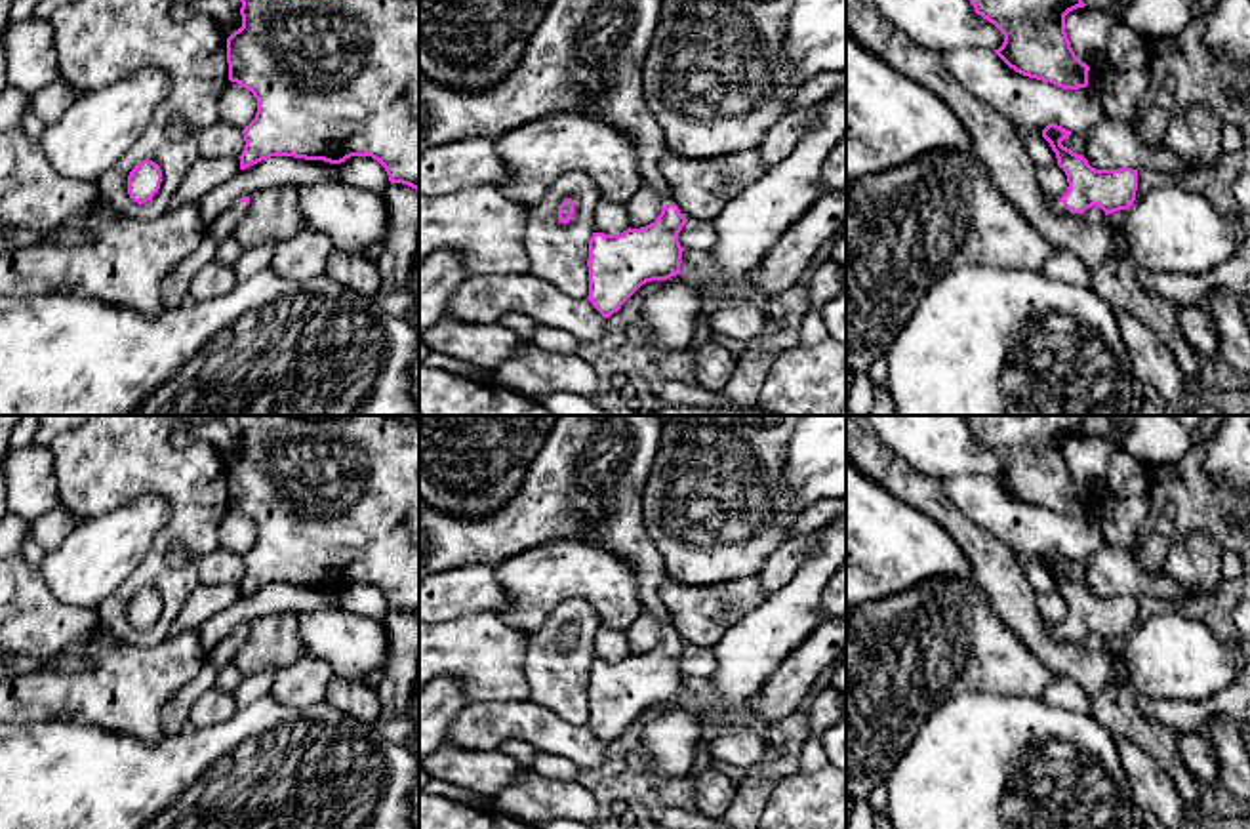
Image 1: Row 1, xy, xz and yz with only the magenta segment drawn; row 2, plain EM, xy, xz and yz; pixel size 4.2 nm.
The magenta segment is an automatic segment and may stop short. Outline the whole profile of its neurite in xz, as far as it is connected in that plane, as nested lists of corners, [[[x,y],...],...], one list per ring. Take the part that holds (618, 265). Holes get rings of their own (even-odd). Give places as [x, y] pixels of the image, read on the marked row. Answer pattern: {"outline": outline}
{"outline": [[[553,0],[534,30],[518,67],[494,88],[457,91],[419,71],[419,151],[469,135],[499,137],[551,112],[579,111],[600,118],[635,139],[642,185],[663,194],[665,206],[654,223],[621,234],[593,233],[589,240],[589,301],[606,318],[646,282],[680,274],[684,248],[678,233],[686,217],[673,202],[659,172],[663,131],[642,91],[642,65],[661,17],[663,0]]]}

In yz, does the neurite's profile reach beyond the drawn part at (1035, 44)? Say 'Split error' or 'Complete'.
Complete

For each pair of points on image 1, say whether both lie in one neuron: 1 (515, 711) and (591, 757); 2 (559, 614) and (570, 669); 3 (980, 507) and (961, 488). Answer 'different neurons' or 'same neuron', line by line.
1: same neuron
2: same neuron
3: same neuron

